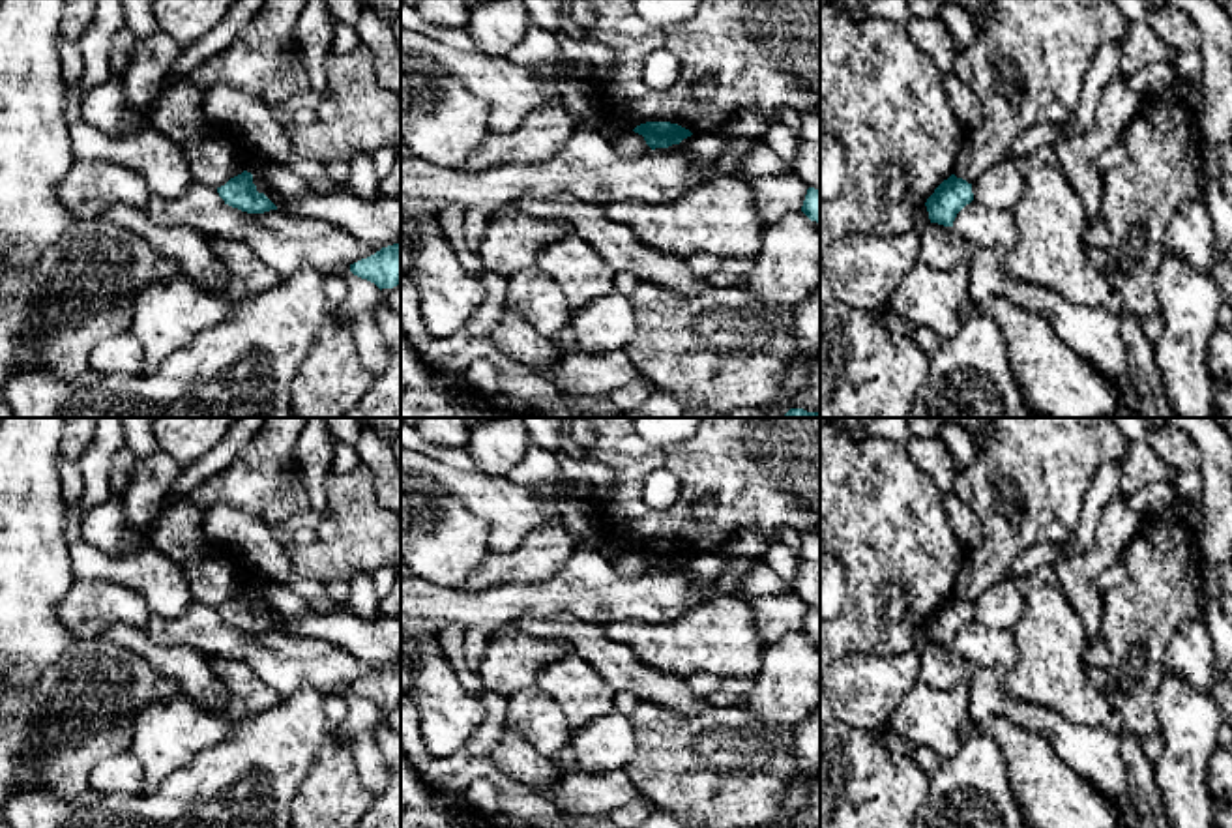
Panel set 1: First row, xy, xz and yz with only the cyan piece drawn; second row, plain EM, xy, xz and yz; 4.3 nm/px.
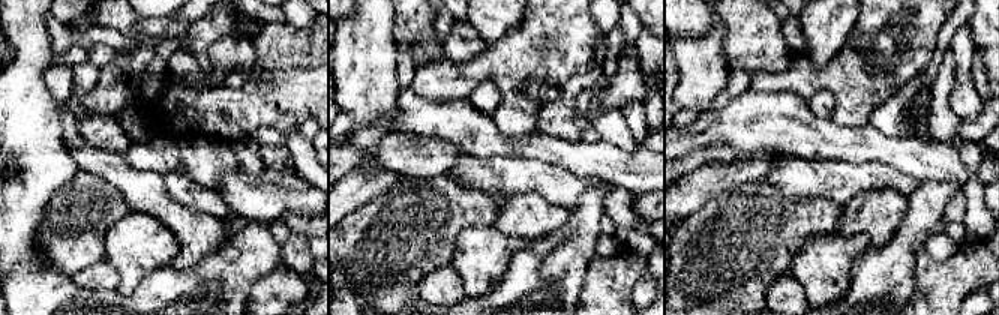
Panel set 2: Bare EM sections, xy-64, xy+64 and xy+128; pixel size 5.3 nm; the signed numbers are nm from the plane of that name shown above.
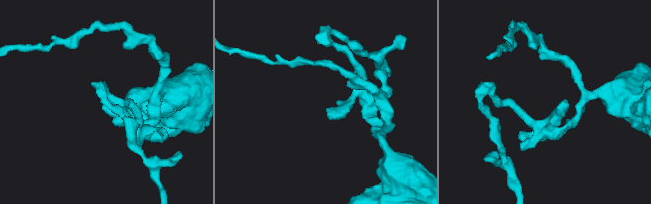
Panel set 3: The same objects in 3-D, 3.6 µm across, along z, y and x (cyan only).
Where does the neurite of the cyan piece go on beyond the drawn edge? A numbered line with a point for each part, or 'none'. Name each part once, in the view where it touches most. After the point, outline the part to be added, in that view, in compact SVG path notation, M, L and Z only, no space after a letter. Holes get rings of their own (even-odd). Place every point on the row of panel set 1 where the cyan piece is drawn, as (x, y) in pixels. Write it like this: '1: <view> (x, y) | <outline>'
none

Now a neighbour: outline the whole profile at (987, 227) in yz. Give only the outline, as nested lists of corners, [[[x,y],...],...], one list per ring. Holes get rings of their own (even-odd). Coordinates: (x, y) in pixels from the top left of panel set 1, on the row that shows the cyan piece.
[[[972,200],[955,217],[953,229],[968,242],[1009,253],[1019,238],[1011,210],[987,208]]]

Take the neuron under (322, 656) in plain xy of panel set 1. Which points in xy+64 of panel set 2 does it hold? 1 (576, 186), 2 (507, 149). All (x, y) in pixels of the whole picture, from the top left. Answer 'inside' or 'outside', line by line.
1: inside
2: outside

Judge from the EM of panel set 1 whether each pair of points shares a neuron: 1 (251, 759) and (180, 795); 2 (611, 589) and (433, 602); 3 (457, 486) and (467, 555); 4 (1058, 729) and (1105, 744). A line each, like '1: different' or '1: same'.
1: same
2: same
3: different
4: same

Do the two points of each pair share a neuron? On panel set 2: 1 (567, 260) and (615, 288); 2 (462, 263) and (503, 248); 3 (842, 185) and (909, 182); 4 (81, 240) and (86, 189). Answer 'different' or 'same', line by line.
1: different
2: same
3: same
4: same

